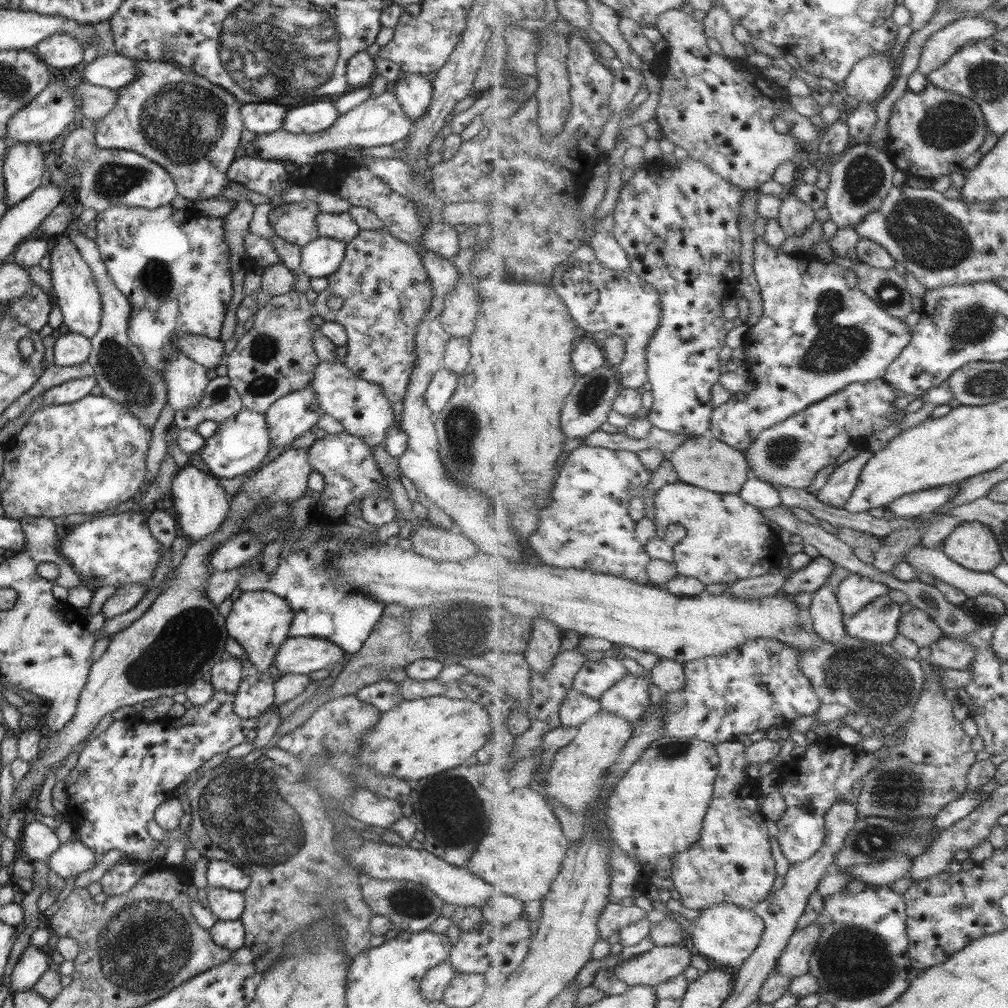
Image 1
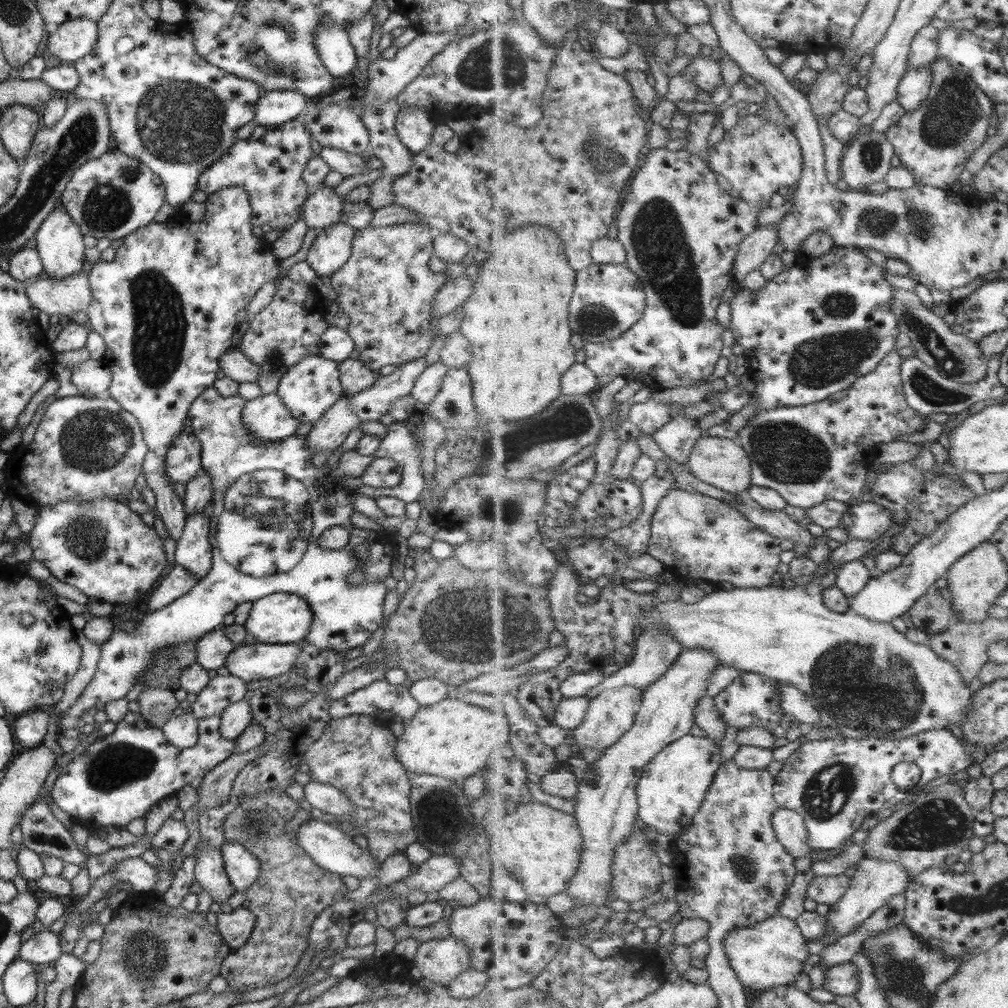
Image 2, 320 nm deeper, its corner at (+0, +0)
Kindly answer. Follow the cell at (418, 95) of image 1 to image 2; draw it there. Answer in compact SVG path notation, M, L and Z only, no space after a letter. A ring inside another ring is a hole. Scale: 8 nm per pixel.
M417 106L398 110L394 129L397 138L413 155L421 152L430 142L436 122Z

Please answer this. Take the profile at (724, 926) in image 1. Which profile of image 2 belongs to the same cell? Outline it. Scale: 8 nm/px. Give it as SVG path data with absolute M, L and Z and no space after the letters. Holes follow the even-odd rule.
M777 915L766 918L765 922L735 930L726 940L724 947L730 958L731 968L735 970L743 986L748 986L757 993L760 990L769 991L792 985L809 960L807 944L809 939L795 920Z

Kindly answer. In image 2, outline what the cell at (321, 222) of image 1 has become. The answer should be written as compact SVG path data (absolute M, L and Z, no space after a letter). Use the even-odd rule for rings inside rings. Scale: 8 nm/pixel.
M321 184L306 195L300 219L307 228L325 230L340 220L343 198L333 188Z

